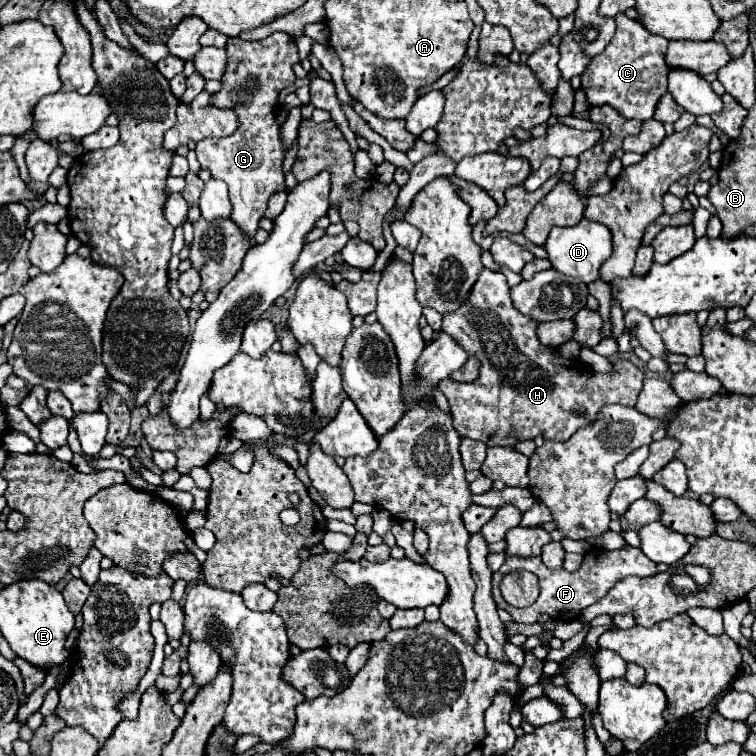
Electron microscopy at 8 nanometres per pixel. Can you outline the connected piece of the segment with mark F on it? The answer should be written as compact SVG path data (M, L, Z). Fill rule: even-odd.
M622 547L622 549L616 549L616 551L606 551L606 549L592 549L584 555L584 561L580 565L578 571L570 573L566 571L564 567L560 569L548 569L540 557L534 557L534 559L506 559L506 563L492 575L492 595L494 595L494 601L500 609L506 609L514 621L518 623L536 623L538 621L538 615L546 613L550 615L554 621L572 621L572 619L578 619L582 615L582 611L590 605L594 605L596 601L600 601L620 579L628 577L628 575L636 575L636 577L650 577L650 575L656 575L658 569L656 565L646 559L646 555L642 555L642 551L638 547ZM514 569L526 569L526 571L532 571L538 581L540 581L540 597L536 599L534 605L530 605L528 609L516 609L516 607L510 607L502 593L500 593L500 581L506 573L512 573Z

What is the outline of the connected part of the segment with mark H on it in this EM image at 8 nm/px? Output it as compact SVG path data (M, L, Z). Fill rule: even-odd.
M484 269L460 307L454 313L446 313L442 319L442 331L448 333L470 357L480 361L480 377L474 383L454 383L444 379L438 385L438 389L448 397L454 429L460 433L460 437L482 441L488 447L512 447L518 441L532 441L538 435L542 435L544 441L566 441L580 427L596 421L602 407L612 403L634 407L644 381L644 375L636 365L632 365L628 359L618 359L612 363L612 373L596 373L576 359L562 359L554 347L538 343L538 325L514 309L508 291L510 287L500 271Z

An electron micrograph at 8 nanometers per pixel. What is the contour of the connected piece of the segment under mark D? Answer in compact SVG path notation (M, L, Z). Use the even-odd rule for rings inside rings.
M582 219L582 221L584 223L578 223L574 227L554 227L544 247L548 251L548 261L558 273L566 277L582 279L582 283L588 285L600 279L600 273L598 273L600 265L612 255L612 239L610 239L610 231L606 225L594 223L588 219Z

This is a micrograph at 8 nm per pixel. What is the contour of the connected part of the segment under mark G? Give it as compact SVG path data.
M282 31L268 35L262 41L242 41L238 37L228 39L226 51L226 79L222 79L222 89L214 95L214 103L218 103L218 107L234 107L238 111L240 127L232 137L198 141L196 155L202 169L208 169L214 179L228 185L232 221L248 237L250 247L254 247L258 221L266 211L270 195L286 189L282 173L284 147L280 143L280 125L276 123L276 97L284 87L294 85L296 75L292 67L300 61L300 57L296 41Z

